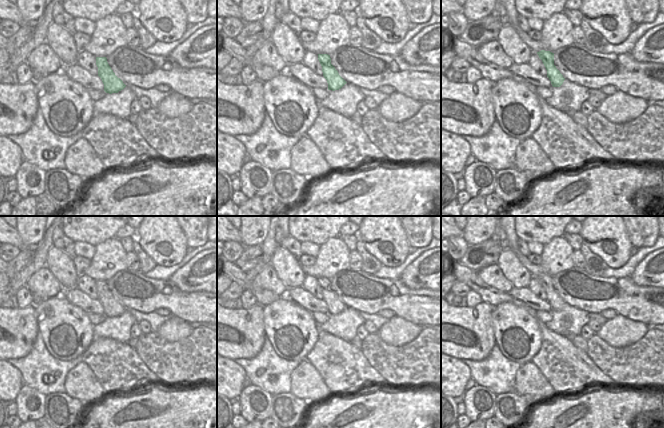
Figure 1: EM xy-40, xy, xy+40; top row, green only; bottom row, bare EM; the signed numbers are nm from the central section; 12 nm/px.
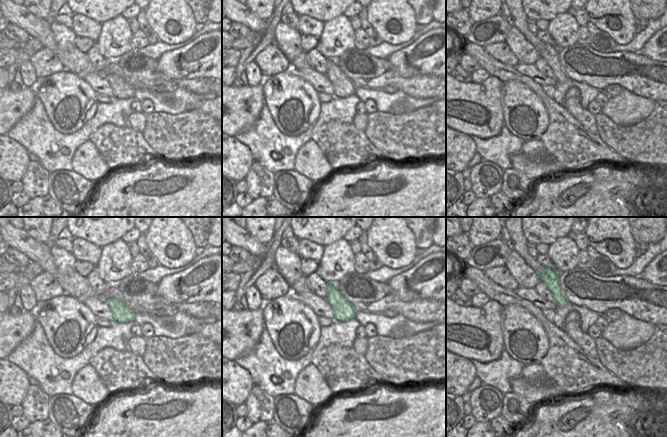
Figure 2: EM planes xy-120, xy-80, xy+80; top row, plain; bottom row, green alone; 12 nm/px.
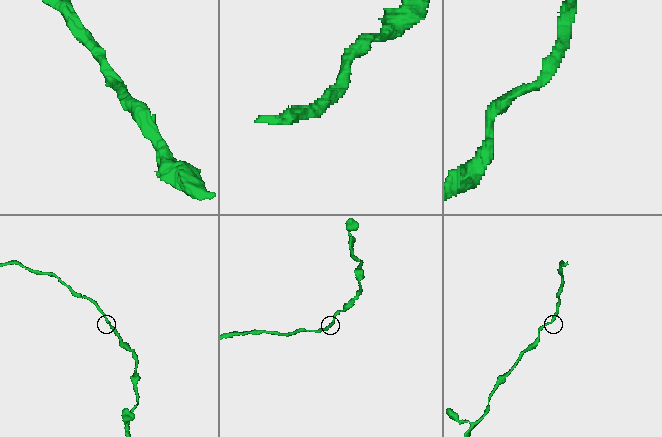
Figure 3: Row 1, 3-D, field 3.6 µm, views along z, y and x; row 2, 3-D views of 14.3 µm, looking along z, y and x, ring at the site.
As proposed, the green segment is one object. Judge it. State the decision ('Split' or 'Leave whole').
Leave whole

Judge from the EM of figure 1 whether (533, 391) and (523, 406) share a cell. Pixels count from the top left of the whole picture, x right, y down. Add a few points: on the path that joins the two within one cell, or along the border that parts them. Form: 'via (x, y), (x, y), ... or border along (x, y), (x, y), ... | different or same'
border along (515, 390), (531, 404) | different

